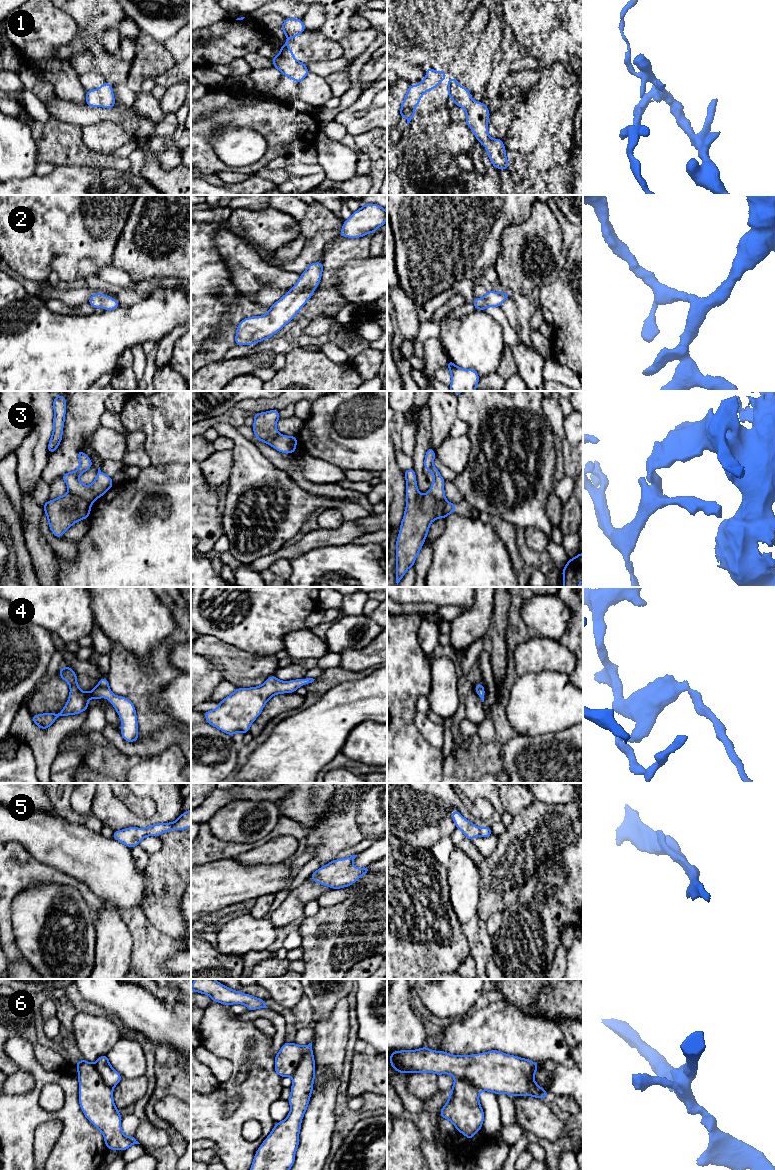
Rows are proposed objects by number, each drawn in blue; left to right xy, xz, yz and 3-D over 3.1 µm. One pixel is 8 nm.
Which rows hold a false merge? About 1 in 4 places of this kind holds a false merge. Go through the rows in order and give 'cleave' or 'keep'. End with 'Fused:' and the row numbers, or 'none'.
1: keep
2: keep
3: cleave
4: keep
5: keep
6: cleave
Fused: 3, 6

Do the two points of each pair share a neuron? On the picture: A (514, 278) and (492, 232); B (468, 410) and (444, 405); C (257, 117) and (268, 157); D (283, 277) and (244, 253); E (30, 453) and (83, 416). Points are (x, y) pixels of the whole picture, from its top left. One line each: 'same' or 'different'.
A: different
B: different
C: same
D: same
E: different

